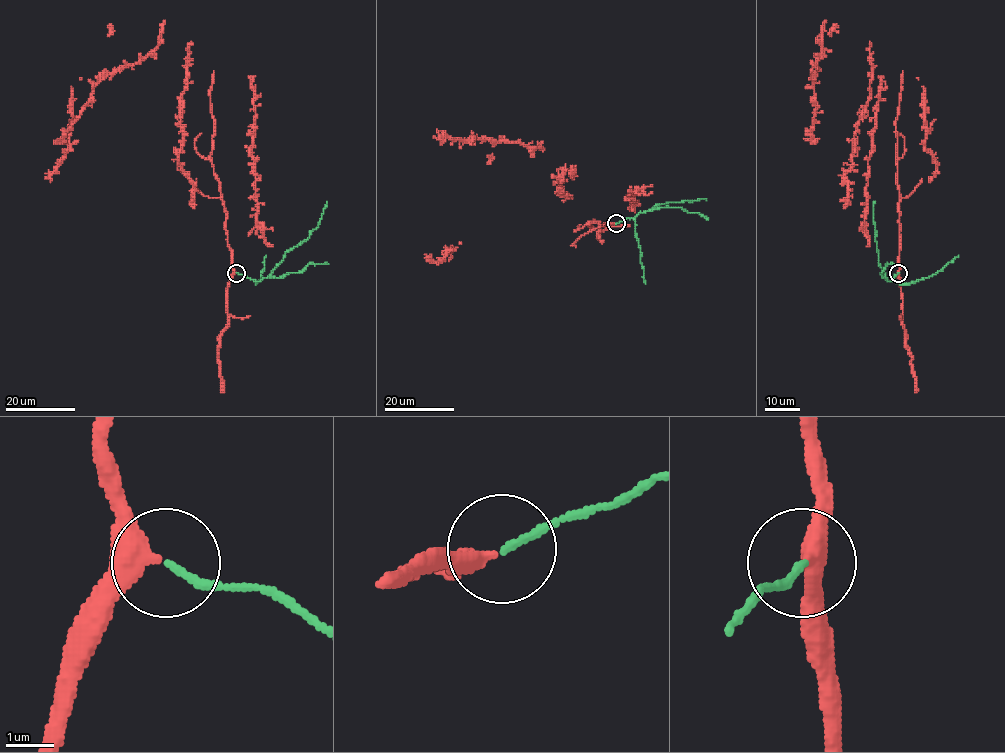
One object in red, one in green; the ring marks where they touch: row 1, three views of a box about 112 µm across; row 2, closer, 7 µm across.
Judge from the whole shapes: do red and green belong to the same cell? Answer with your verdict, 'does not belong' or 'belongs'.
belongs

